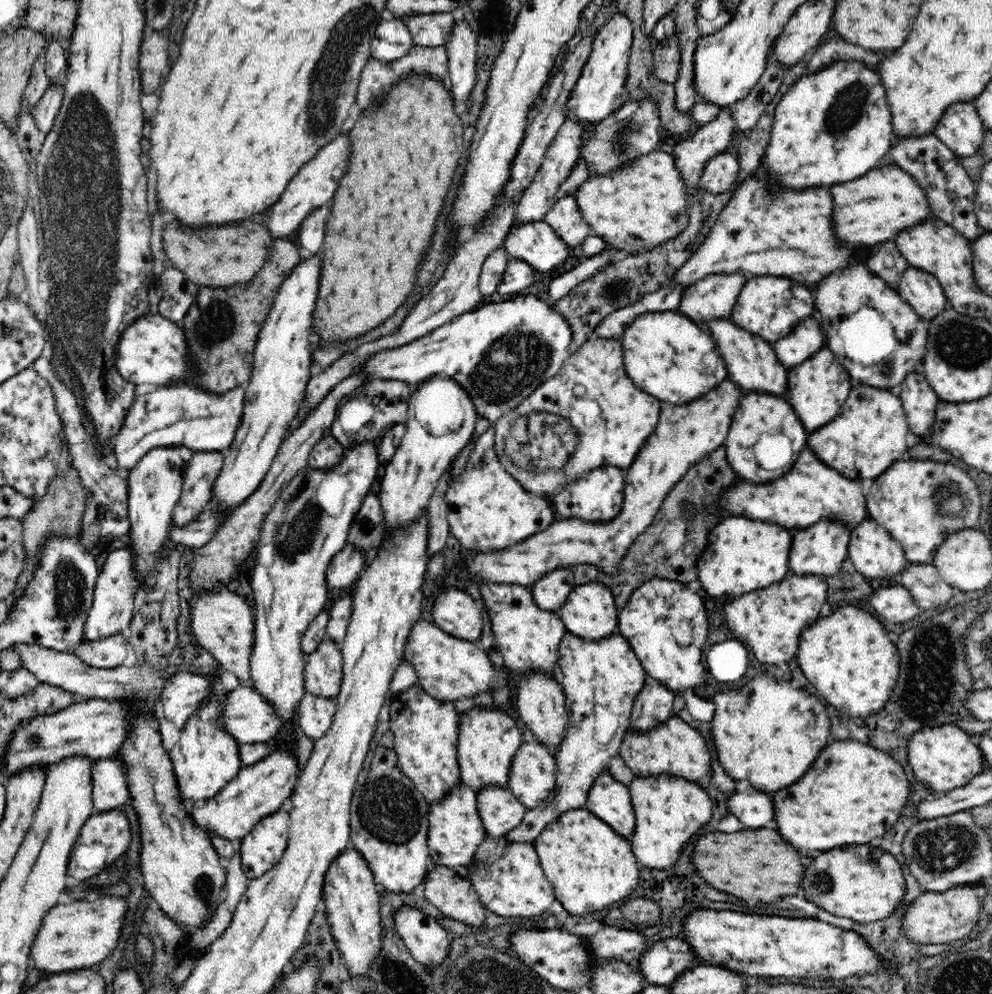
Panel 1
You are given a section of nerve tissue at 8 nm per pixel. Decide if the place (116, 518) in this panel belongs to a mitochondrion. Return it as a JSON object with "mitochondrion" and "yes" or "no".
{"mitochondrion":"no"}

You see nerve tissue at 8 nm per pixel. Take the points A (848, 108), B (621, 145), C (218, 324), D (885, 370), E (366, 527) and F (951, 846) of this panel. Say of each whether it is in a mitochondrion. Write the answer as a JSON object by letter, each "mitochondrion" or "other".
{"A":"mitochondrion","B":"mitochondrion","C":"mitochondrion","D":"mitochondrion","E":"mitochondrion","F":"mitochondrion"}

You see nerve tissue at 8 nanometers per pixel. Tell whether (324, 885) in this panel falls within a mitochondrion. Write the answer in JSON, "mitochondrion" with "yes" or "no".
{"mitochondrion":"no"}

